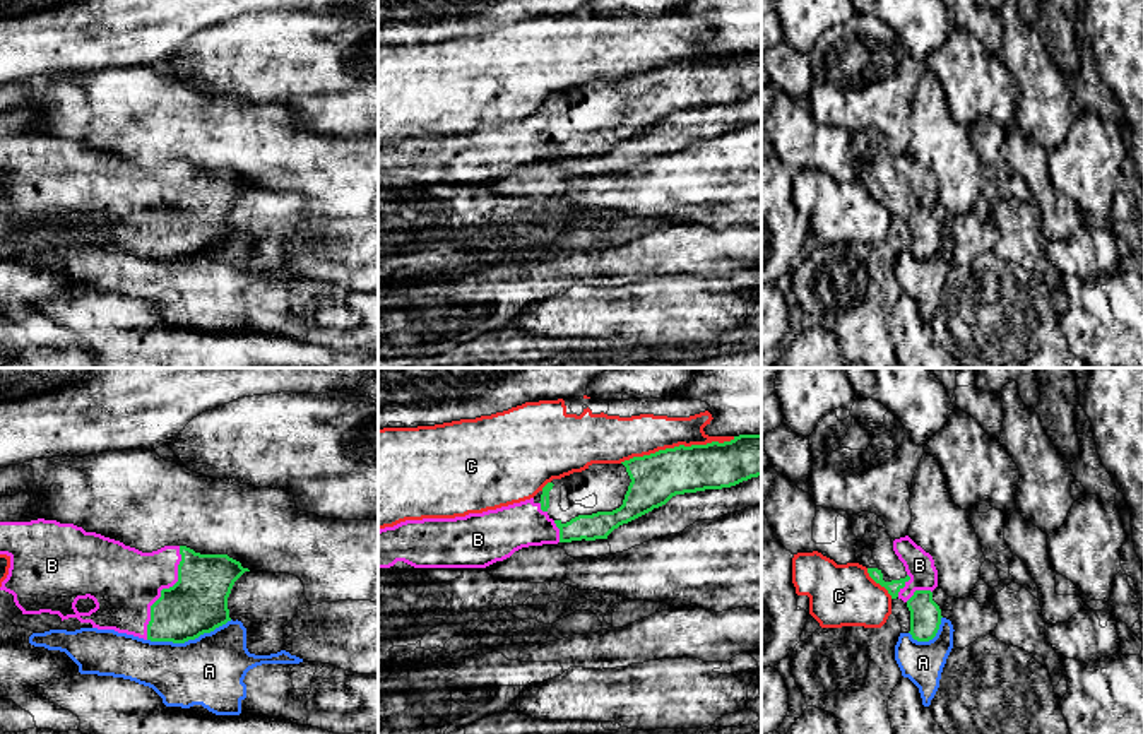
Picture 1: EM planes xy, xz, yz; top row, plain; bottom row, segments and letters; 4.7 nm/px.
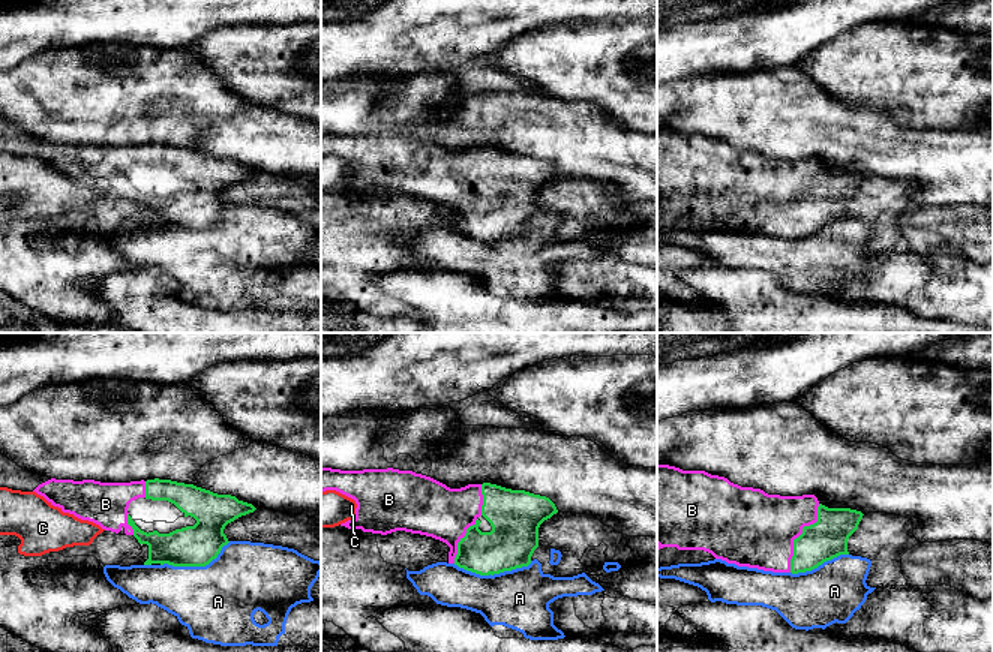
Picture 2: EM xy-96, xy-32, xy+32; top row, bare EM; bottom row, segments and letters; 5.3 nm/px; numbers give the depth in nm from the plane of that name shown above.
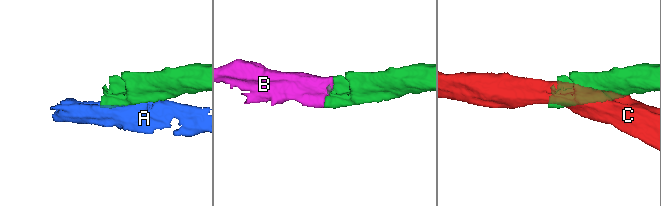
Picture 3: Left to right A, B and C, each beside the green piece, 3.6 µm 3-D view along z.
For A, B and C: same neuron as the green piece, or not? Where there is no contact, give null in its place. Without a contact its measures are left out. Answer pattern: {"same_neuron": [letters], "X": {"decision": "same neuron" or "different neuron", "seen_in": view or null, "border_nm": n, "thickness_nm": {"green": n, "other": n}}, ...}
{"same_neuron": ["B"], "A": {"decision": "different neuron", "seen_in": "xy", "border_nm": 420, "thickness_nm": {"green": 280, "other": 320}}, "B": {"decision": "same neuron", "seen_in": "xy", "border_nm": 460, "thickness_nm": {"green": 280, "other": 340}}, "C": {"decision": "different neuron", "seen_in": "xz", "border_nm": 550, "thickness_nm": {"green": 240, "other": 190}}}

